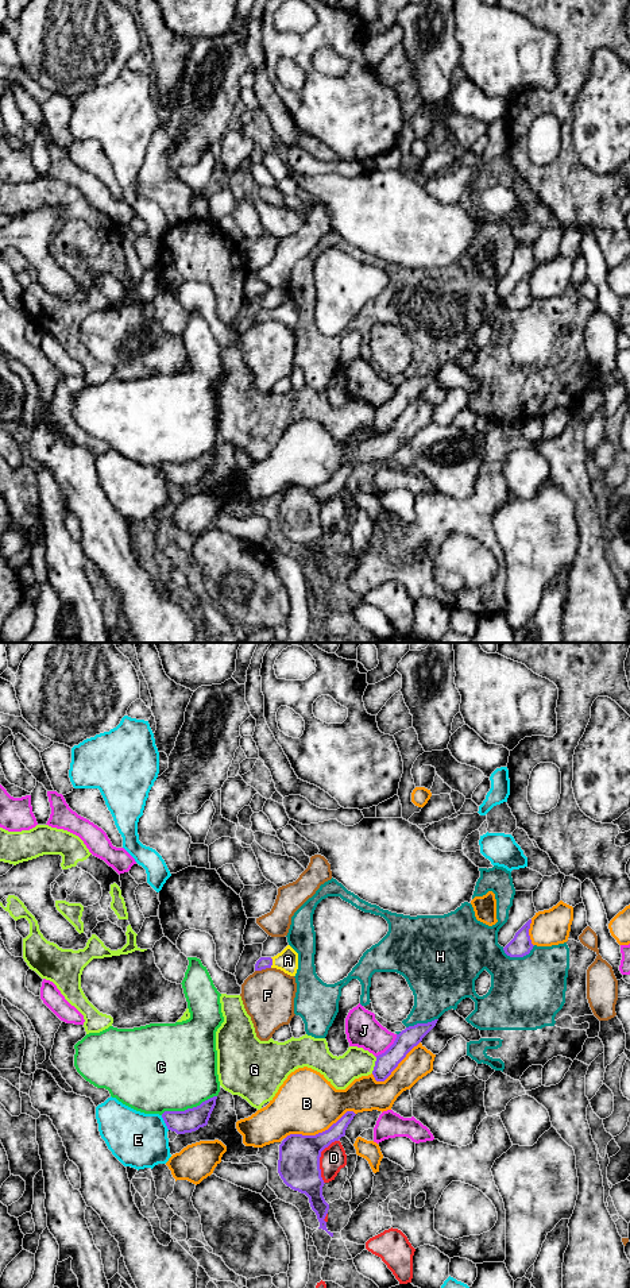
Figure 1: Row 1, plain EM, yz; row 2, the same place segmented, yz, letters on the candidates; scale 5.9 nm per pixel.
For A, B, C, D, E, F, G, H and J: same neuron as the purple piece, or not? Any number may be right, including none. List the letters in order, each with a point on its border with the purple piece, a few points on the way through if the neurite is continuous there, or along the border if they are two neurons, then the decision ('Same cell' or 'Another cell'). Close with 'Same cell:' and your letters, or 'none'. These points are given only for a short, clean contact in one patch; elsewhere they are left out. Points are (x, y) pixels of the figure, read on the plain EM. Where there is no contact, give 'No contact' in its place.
A: Touches purple at yz (271, 315). Path across: yz (263, 315), (271, 315), (288, 312). Same cell
B: Touches purple at yz (320, 485). Another cell
C: Touches purple at yz (188, 461). Another cell
D: Touches purple at yz (319, 512). Another cell
E: Touches purple at yz (165, 474). Another cell
F: Touches purple at yz (262, 320). Another cell
G: Touches purple at yz (375, 417). Another cell
H: Touches purple at yz (518, 308). Another cell
J: Touches purple at yz (389, 400). Another cell
Same cell: A

